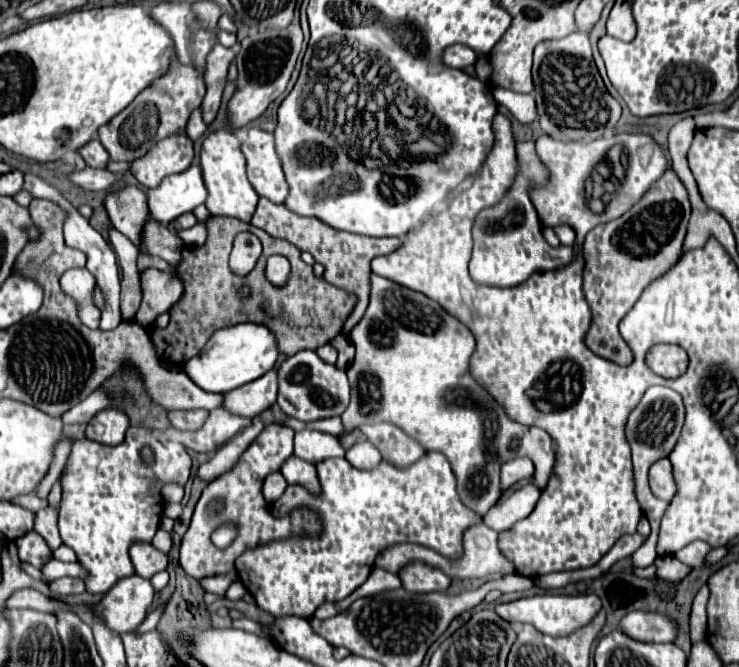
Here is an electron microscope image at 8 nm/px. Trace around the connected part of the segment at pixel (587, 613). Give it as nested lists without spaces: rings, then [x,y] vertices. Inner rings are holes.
[[[536,595],[536,597],[524,597],[518,601],[496,605],[494,611],[510,623],[514,623],[514,621],[530,623],[540,633],[560,637],[560,635],[570,635],[570,633],[578,631],[582,625],[588,625],[596,617],[600,607],[602,605],[596,595],[576,595],[576,597],[574,595]]]

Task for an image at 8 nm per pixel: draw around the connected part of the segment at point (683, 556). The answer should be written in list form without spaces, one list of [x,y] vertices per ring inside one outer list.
[[[694,541],[686,545],[682,551],[678,551],[676,559],[680,559],[686,565],[692,565],[694,569],[702,569],[708,551],[710,551],[710,545],[706,541]]]

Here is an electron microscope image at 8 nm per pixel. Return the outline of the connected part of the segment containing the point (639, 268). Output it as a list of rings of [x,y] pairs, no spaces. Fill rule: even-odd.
[[[666,171],[644,197],[622,217],[594,227],[584,241],[584,295],[592,309],[592,323],[586,331],[586,347],[618,365],[632,361],[632,351],[618,333],[618,323],[634,307],[642,291],[666,273],[682,255],[682,241],[690,219],[690,201],[676,173]]]

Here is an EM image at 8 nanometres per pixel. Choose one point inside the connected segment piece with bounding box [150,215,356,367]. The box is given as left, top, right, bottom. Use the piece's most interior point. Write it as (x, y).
(314, 311)

